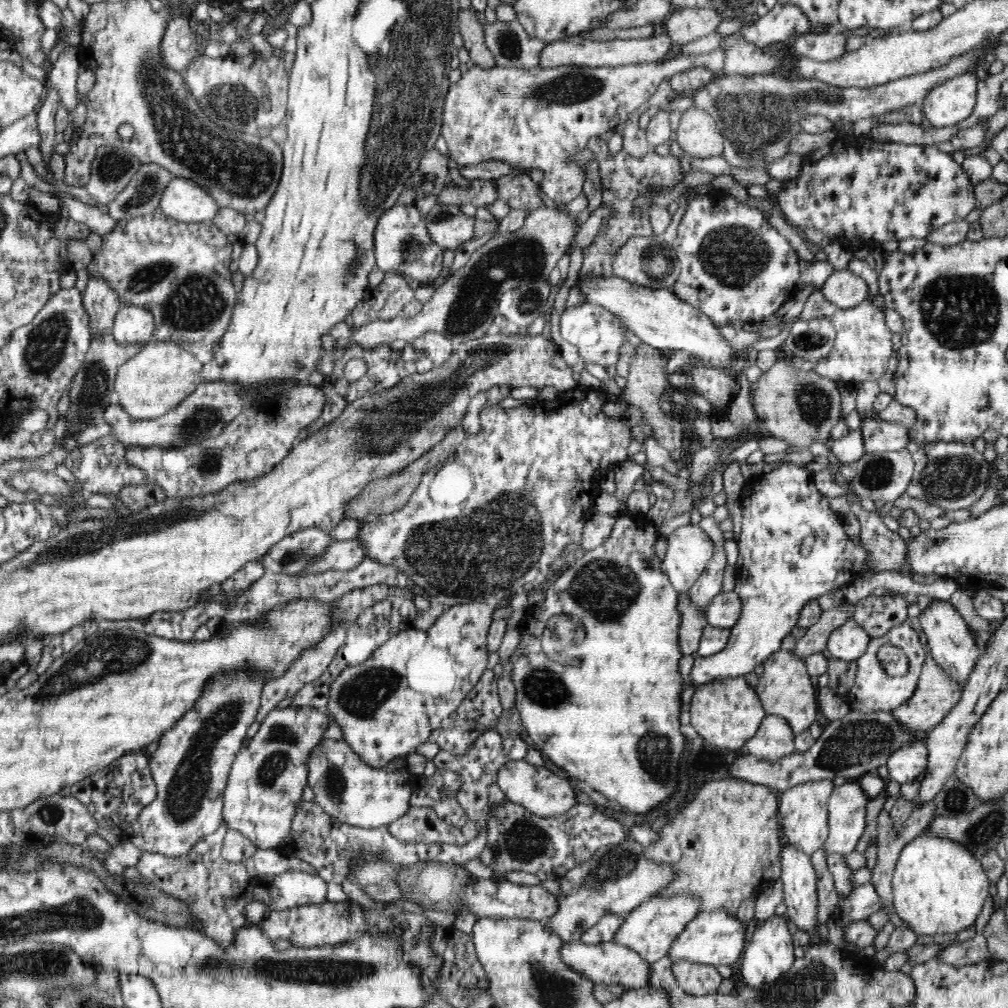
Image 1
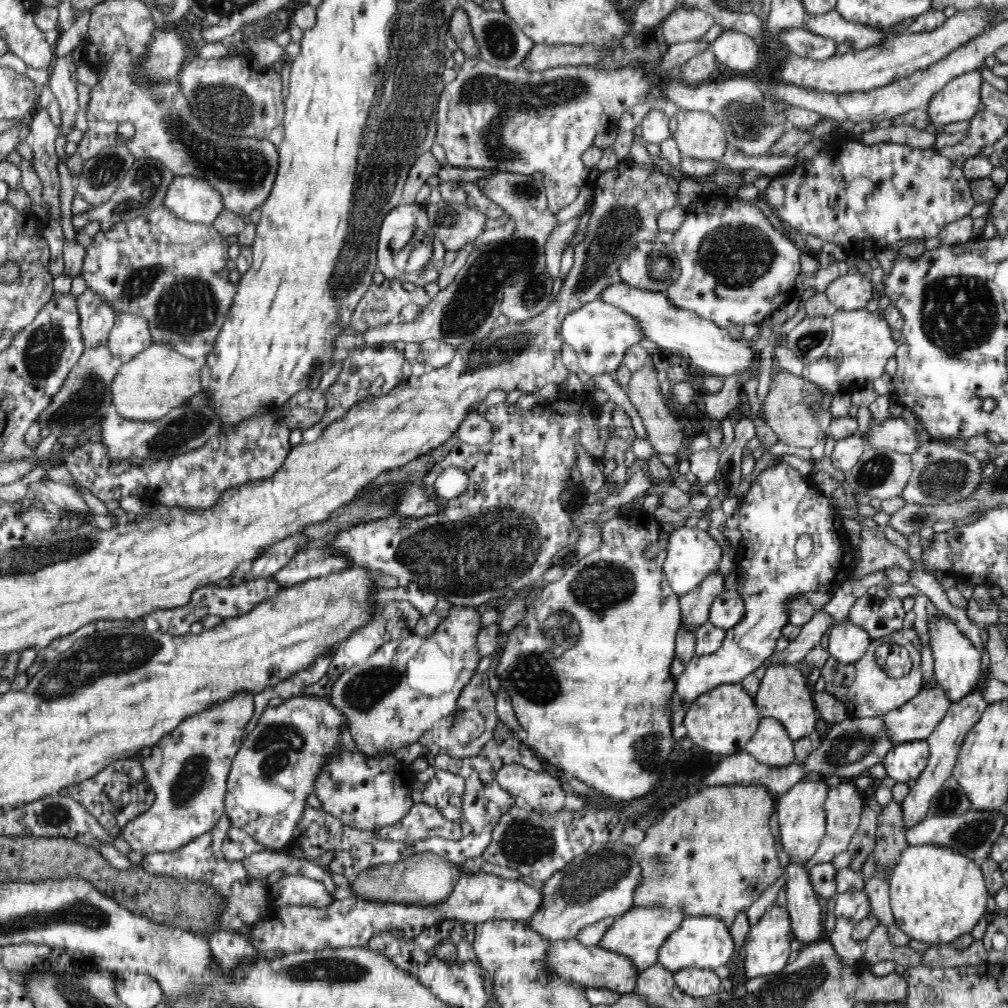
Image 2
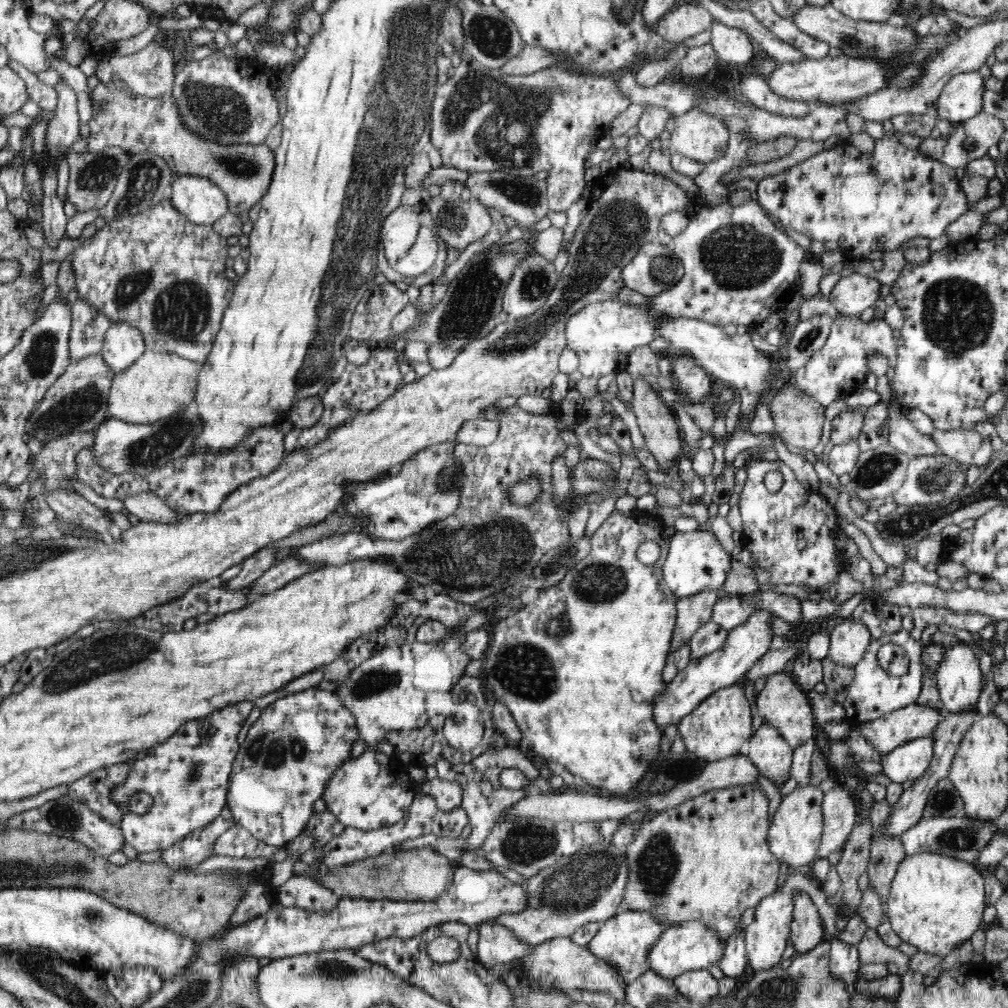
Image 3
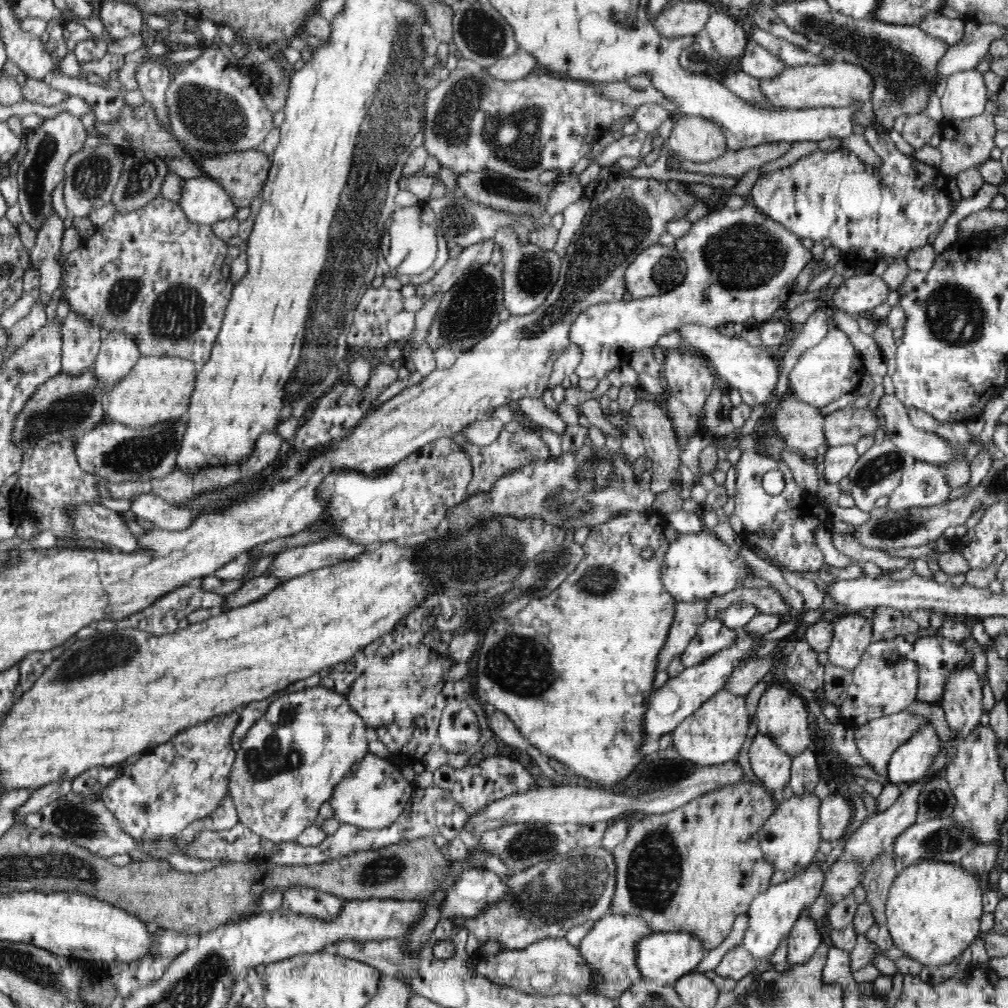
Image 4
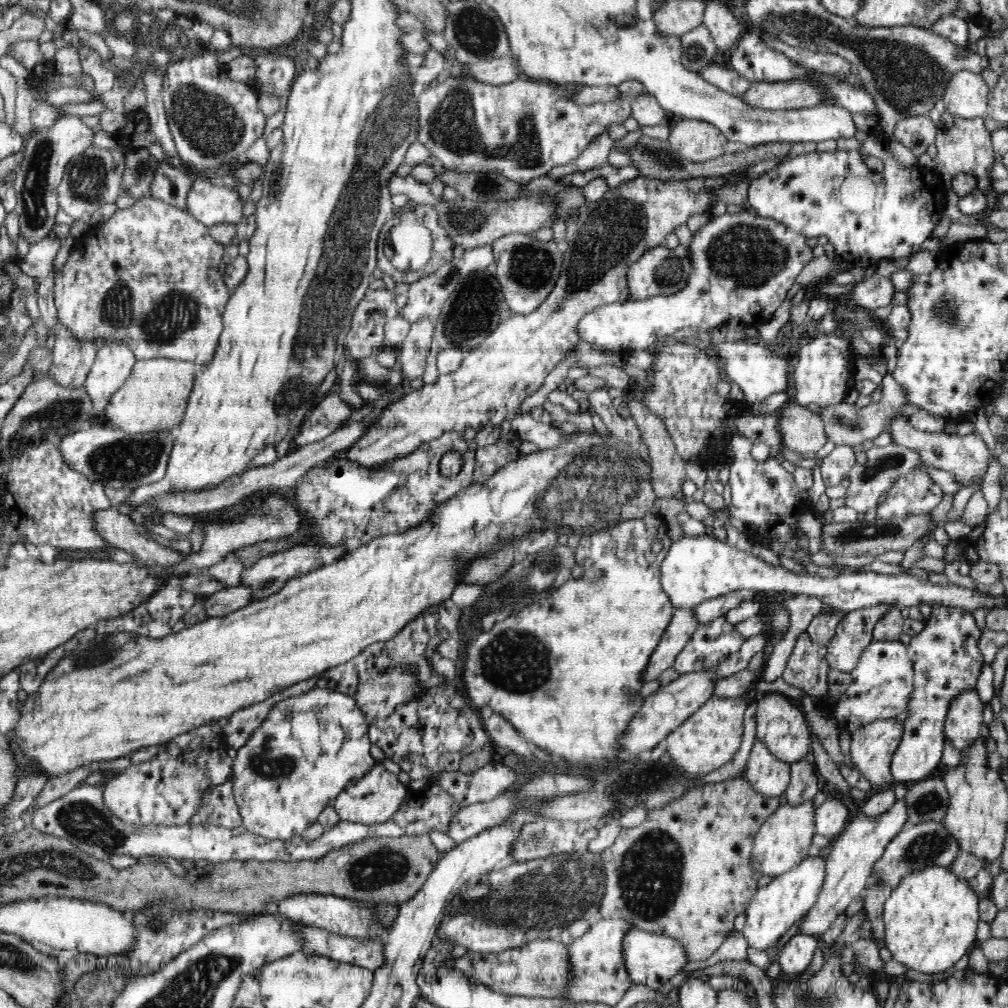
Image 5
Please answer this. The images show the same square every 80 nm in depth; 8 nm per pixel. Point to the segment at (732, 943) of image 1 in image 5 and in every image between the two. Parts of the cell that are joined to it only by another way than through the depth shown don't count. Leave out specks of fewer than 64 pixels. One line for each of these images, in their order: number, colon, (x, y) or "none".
2: (700, 941)
3: (692, 946)
4: (663, 957)
5: (651, 959)

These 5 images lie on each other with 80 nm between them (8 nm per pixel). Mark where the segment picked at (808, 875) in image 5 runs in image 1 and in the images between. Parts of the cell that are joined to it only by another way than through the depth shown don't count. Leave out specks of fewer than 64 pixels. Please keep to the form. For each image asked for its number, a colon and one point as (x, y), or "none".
1: (768, 953)
2: (765, 952)
3: (765, 939)
4: (772, 913)

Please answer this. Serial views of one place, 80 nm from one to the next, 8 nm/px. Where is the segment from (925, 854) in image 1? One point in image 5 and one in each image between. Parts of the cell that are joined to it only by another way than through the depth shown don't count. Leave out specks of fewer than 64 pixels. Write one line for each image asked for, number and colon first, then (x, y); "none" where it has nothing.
2: (936, 894)
3: (935, 902)
4: (933, 909)
5: (930, 919)

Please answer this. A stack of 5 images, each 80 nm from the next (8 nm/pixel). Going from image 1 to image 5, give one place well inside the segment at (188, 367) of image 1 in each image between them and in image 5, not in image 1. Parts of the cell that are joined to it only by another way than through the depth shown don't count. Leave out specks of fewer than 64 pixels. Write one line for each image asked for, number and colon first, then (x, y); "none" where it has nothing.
2: (157, 380)
3: (158, 384)
4: (158, 388)
5: (155, 396)

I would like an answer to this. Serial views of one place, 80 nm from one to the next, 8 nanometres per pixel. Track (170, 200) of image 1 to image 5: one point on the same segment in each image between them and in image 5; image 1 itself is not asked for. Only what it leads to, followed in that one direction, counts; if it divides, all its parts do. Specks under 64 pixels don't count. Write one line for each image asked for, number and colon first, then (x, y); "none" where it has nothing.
2: (195, 200)
3: (199, 200)
4: (204, 201)
5: (210, 204)

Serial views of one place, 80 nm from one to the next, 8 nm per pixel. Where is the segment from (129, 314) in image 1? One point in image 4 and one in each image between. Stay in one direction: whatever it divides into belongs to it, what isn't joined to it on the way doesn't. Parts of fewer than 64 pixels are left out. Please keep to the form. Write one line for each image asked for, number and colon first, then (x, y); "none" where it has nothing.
2: (130, 335)
3: (123, 344)
4: (118, 353)

